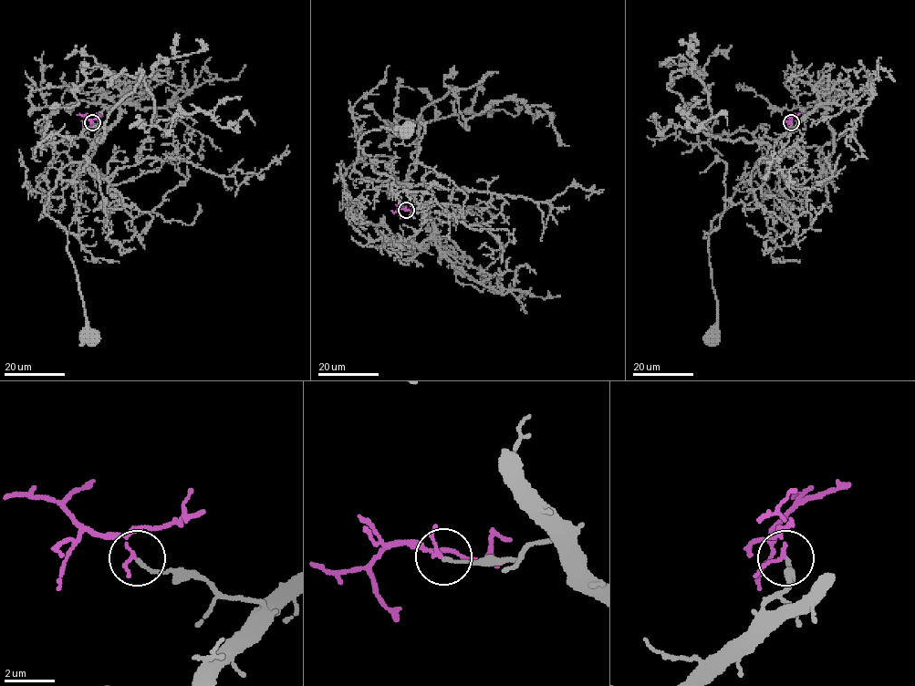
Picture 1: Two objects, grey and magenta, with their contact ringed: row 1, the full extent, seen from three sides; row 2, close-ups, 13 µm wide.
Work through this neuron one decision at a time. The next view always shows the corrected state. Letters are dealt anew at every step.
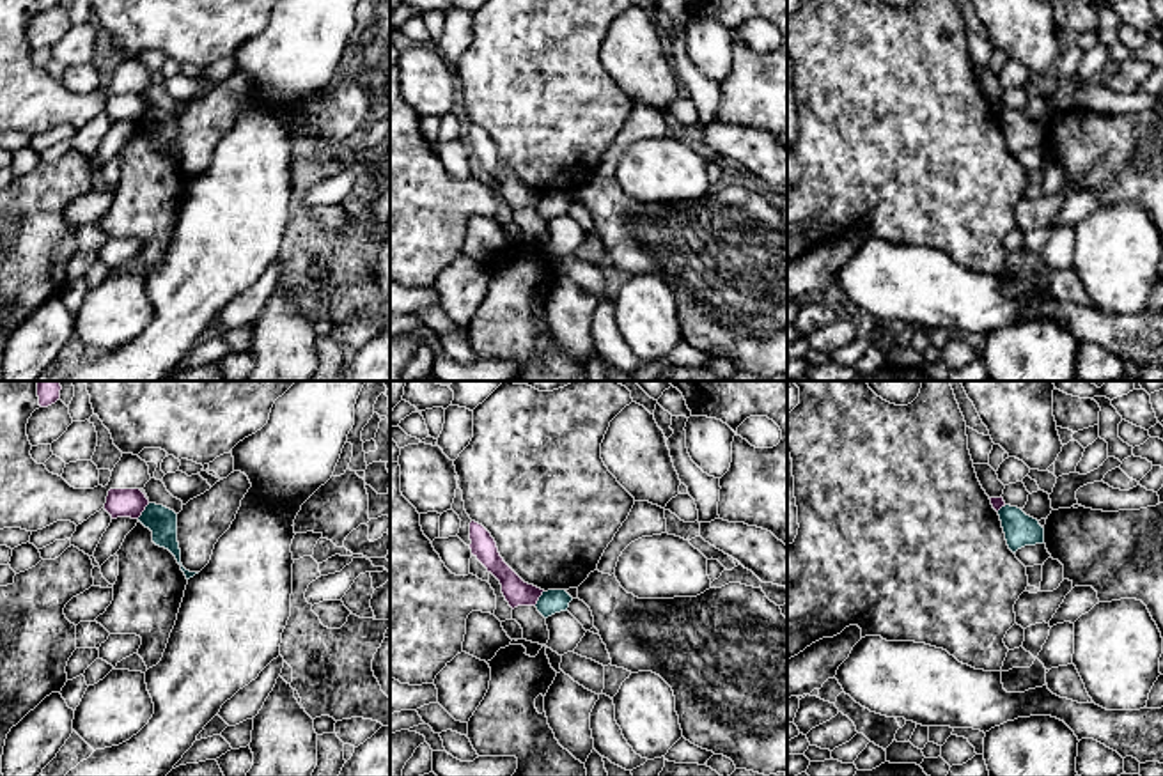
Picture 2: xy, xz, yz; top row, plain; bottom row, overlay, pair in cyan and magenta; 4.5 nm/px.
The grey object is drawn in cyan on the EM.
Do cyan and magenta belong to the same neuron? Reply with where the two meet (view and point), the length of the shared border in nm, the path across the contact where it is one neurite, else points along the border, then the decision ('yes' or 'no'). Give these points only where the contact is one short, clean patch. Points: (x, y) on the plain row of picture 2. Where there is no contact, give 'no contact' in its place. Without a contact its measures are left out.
meets cyan in xy at (144, 114); contact 90 nm long; border along xy (149, 107), (137, 121); no

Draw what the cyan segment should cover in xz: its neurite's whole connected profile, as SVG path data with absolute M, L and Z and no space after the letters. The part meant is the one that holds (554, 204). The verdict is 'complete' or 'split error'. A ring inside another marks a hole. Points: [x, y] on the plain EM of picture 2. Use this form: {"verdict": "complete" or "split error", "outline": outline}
{"verdict": "complete", "outline": "M548 193L542 195L535 211L544 221L548 221L555 216L567 214L571 204L573 200L566 193Z"}

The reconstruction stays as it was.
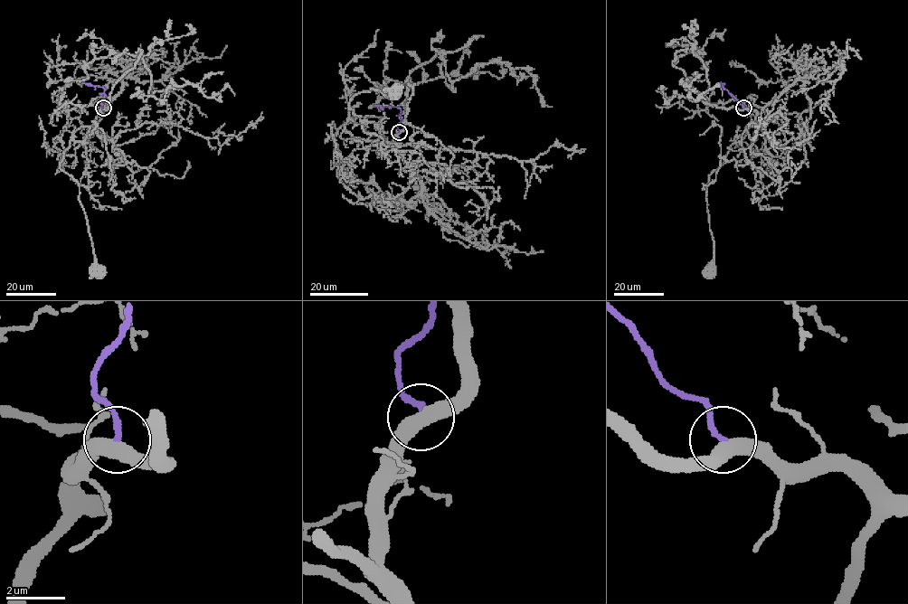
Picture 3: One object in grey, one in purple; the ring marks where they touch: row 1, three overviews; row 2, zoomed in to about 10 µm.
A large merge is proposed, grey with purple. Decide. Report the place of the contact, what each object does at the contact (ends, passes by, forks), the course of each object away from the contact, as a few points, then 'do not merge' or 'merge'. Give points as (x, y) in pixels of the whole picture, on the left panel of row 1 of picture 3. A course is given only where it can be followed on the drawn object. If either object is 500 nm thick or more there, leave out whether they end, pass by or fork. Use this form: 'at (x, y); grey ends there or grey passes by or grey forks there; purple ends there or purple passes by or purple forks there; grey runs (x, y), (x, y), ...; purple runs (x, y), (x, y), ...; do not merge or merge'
at (103, 108); grey passes by; purple ends there; grey runs (103, 108), (90, 127), (81, 127), (74, 133), (59, 164), (78, 183), (99, 270); purple runs (103, 108), (101, 100), (104, 89), (81, 82); do not merge

